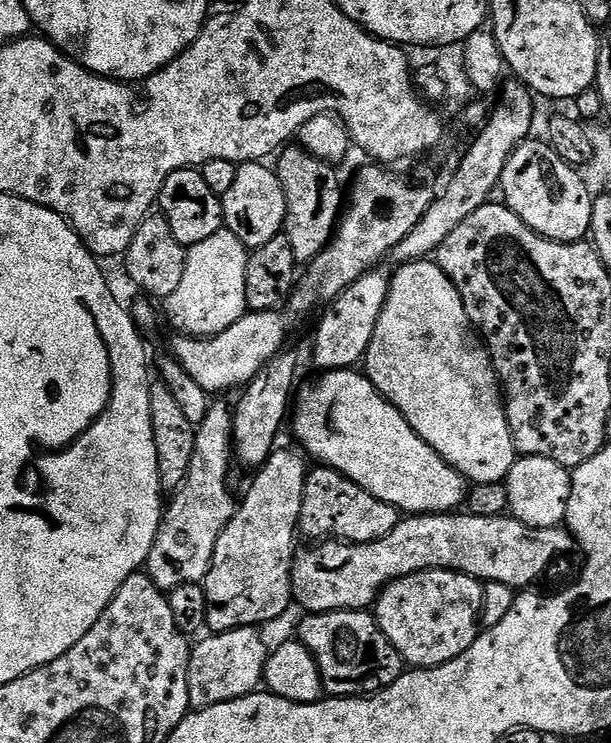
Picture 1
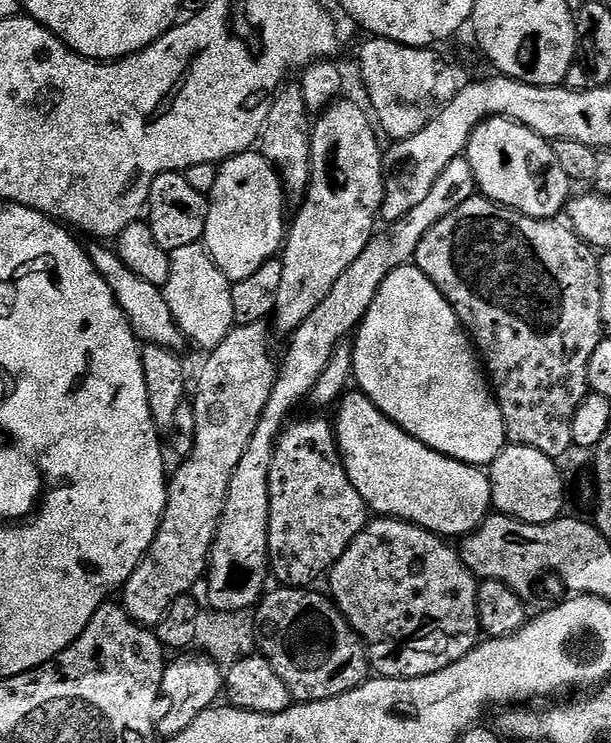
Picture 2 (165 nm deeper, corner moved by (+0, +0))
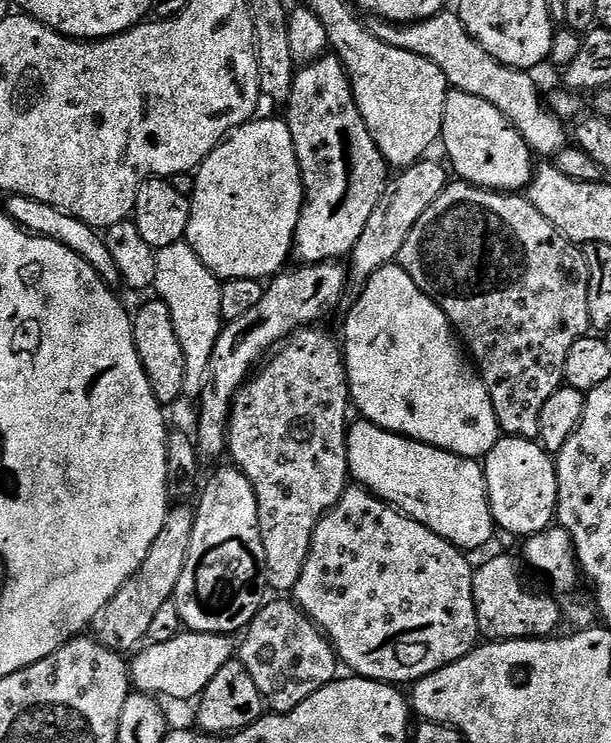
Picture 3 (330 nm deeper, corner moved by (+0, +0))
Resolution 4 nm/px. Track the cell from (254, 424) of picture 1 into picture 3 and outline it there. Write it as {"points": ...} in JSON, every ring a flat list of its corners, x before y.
{"points":[[325,54,319,60,315,60,313,64,303,65,292,77,292,89,288,95,286,107,288,107,288,113,286,113,288,129,294,138,296,157,300,163,300,177,304,180,304,208,300,211,298,226,292,239,292,256,295,259,300,259,297,261,301,265,336,262,341,259,339,256,342,256,342,258,347,257,354,250,355,243,358,242,358,238,362,235,362,230,366,227,366,222,369,221,371,214,373,214,375,207,378,206,378,202,383,196,385,185,390,180,390,168,389,165,385,164,384,155,378,150,378,146,374,142,374,138,370,134,362,114,358,110,356,100,352,97,352,83,348,81,348,71,344,68,344,63,342,63,339,56]]}

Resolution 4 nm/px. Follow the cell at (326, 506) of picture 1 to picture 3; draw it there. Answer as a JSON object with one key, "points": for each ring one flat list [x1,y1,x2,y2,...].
{"points":[[316,326,302,328,283,341,271,353,267,363,245,380,232,402,232,414,228,417,226,452,229,457,232,455,231,463,249,479,257,496,258,526,262,546,265,547,267,587,272,592,276,591,276,594,288,594,295,589,318,522,328,515,328,511,340,501,345,489,350,486,348,371,344,368,341,345,337,341,335,344,318,329]]}

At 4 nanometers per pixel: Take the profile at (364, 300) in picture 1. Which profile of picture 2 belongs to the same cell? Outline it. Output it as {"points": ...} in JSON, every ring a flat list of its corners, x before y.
{"points":[[461,158,450,162,450,166,446,166,444,173,437,178,430,192,426,194,426,198,422,198,422,202,418,202,418,206,414,206,414,210,410,210,410,214,406,214,401,220,395,221,389,227,392,228,389,232,382,233,383,231,381,231,379,234,373,235,371,242,366,246,366,250,362,250,362,254,358,254,358,258,349,266,346,274,342,274,338,278,338,282,334,282,334,290,330,290,330,294,326,294,326,298,316,307,314,314,310,314,310,318,306,318,306,322,302,322,302,326,298,326,296,331,291,333,289,340,292,341,288,344,288,353,285,354,284,361,279,361,275,384,272,387,266,409,263,410,262,418,259,419,259,424,247,444,246,453,243,454,234,474,231,476,230,486,227,490,227,500,224,503,220,525,217,528,217,534,209,552,209,562,206,566,206,584,208,580,206,594,209,600,207,603,211,609,217,610,217,612,232,613,249,611,260,602,267,589,266,578,269,579,270,576,268,562,270,462,273,461,273,450,280,433,283,432,287,422,291,419,289,416,292,410,301,402,302,398,307,399,311,395,319,375,322,374,323,370,326,370,335,348,348,336,347,332,352,334,359,329,360,322,370,310,376,292,382,286,384,279,395,268,400,268,403,264,413,263,416,251,424,235,438,221,449,216,459,204,470,199,476,191,476,179,470,170,467,159]]}

